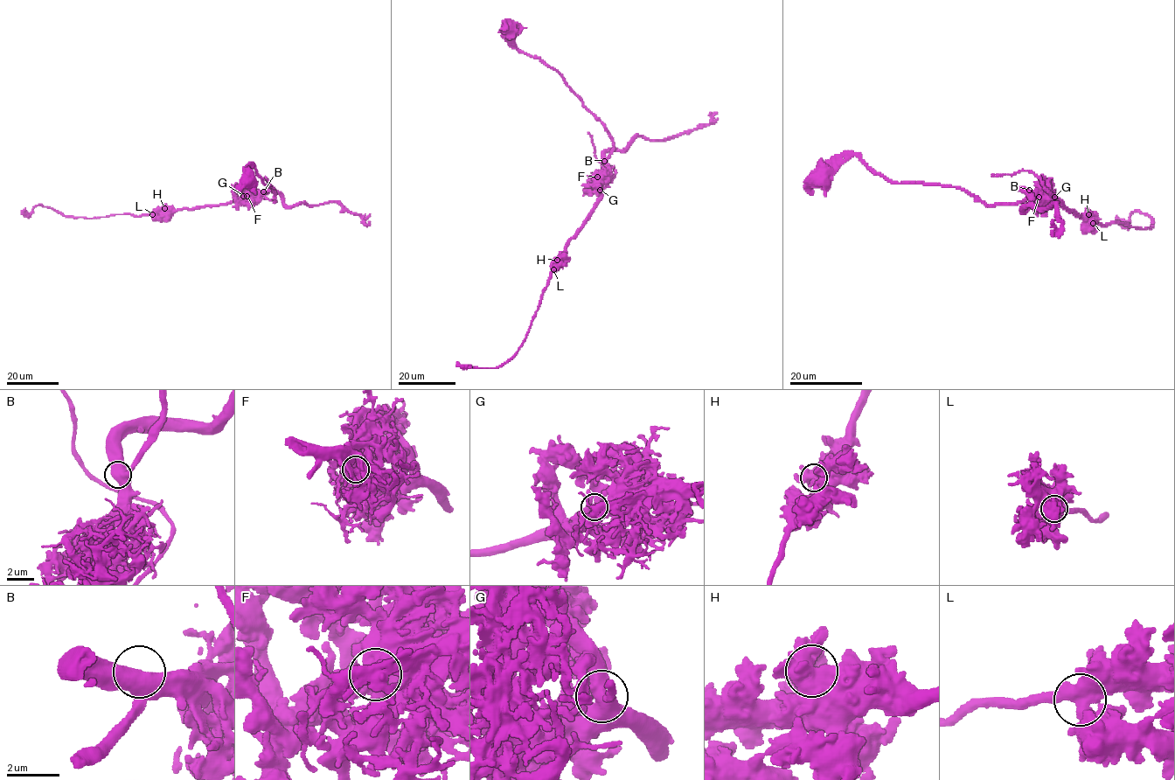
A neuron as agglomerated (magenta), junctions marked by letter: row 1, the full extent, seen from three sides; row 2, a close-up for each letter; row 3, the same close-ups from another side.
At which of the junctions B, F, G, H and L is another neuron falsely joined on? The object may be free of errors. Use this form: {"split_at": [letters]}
{"split_at": ["F"]}

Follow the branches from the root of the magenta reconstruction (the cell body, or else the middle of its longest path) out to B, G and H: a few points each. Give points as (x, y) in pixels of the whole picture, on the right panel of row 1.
B: (814, 180), (855, 155), (872, 170), (895, 183), (935, 183), (955, 186), (988, 205), (1024, 203), (1029, 190)
G: (814, 180), (855, 155), (895, 183), (955, 186), (988, 205), (1021, 204), (1031, 193), (1053, 192), (1054, 197)
H: (814, 180), (855, 155), (895, 183), (955, 186), (988, 205), (1053, 192), (1076, 214), (1088, 214)

